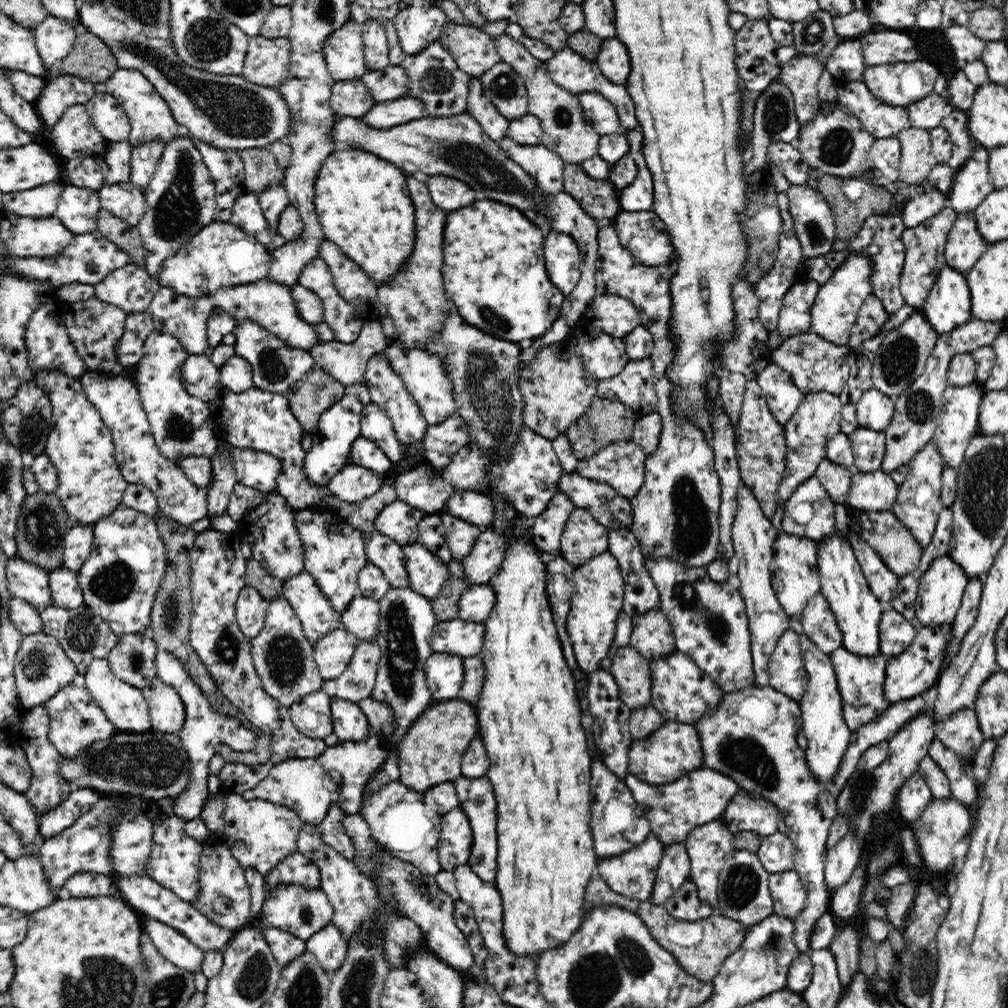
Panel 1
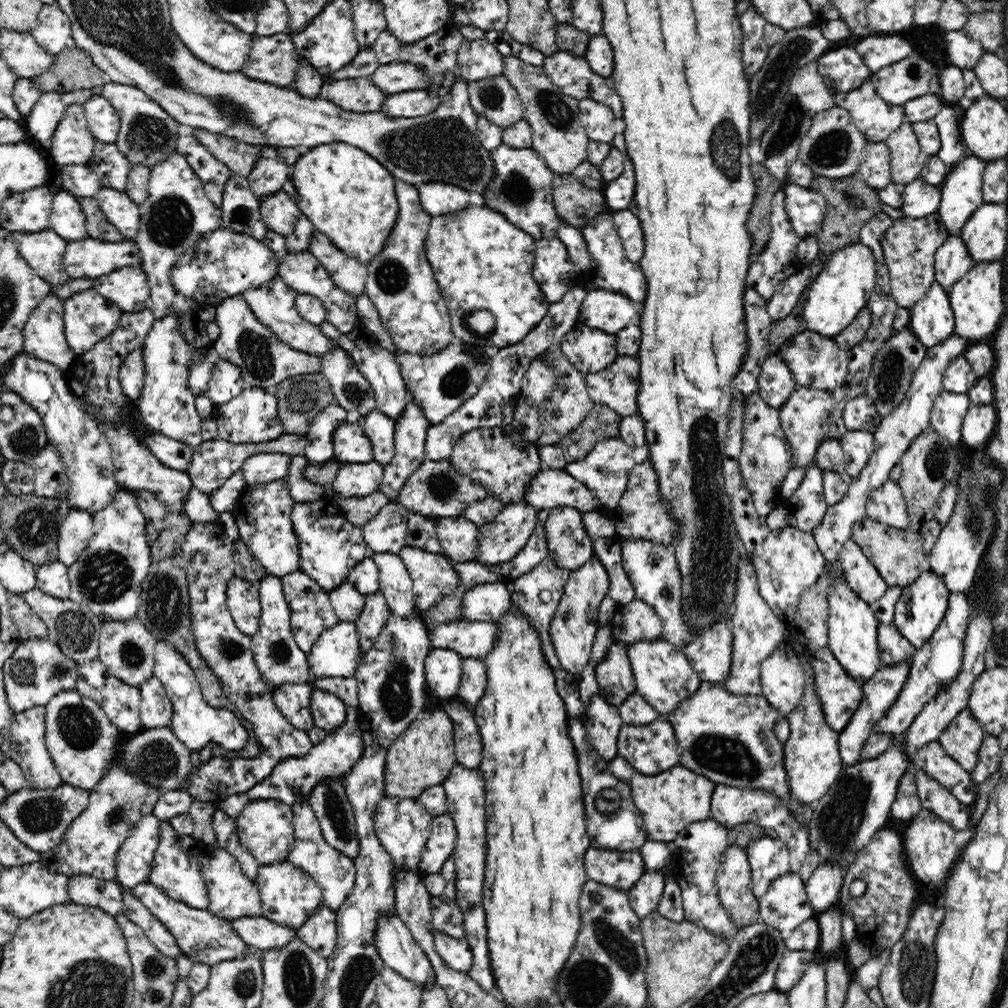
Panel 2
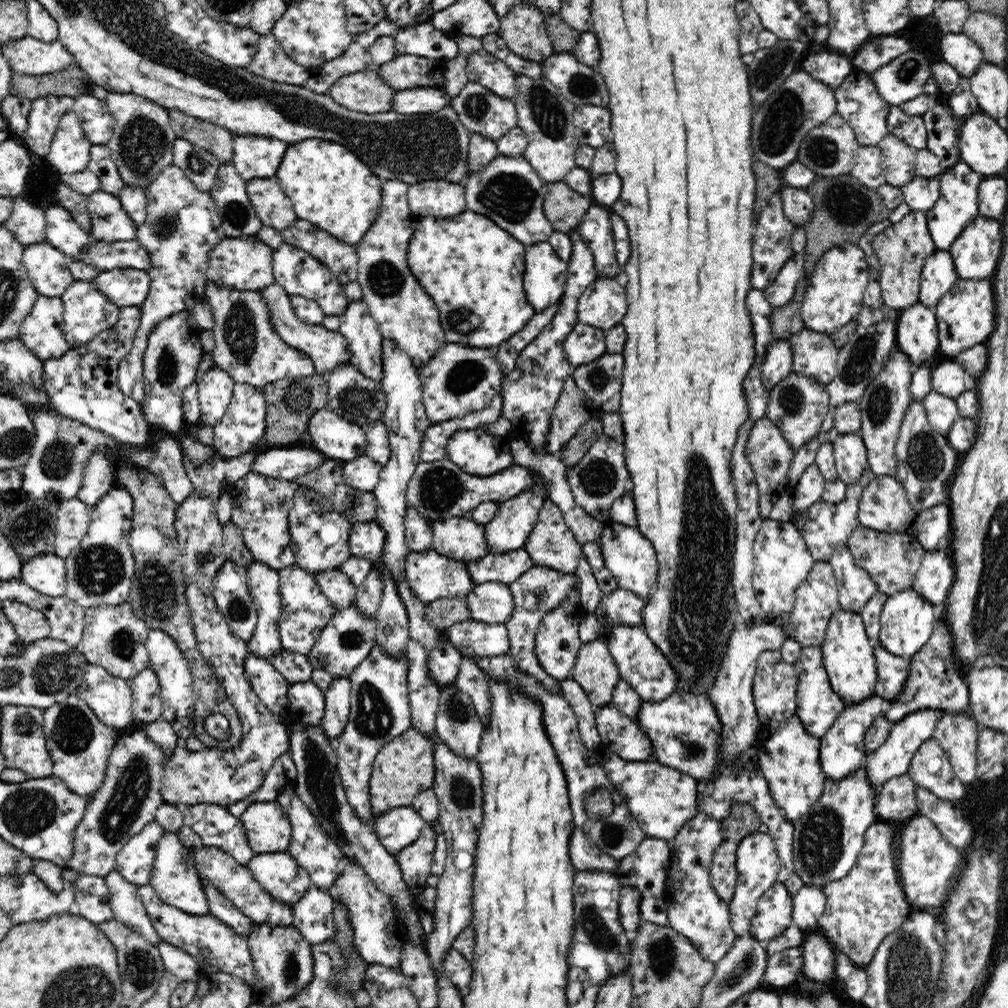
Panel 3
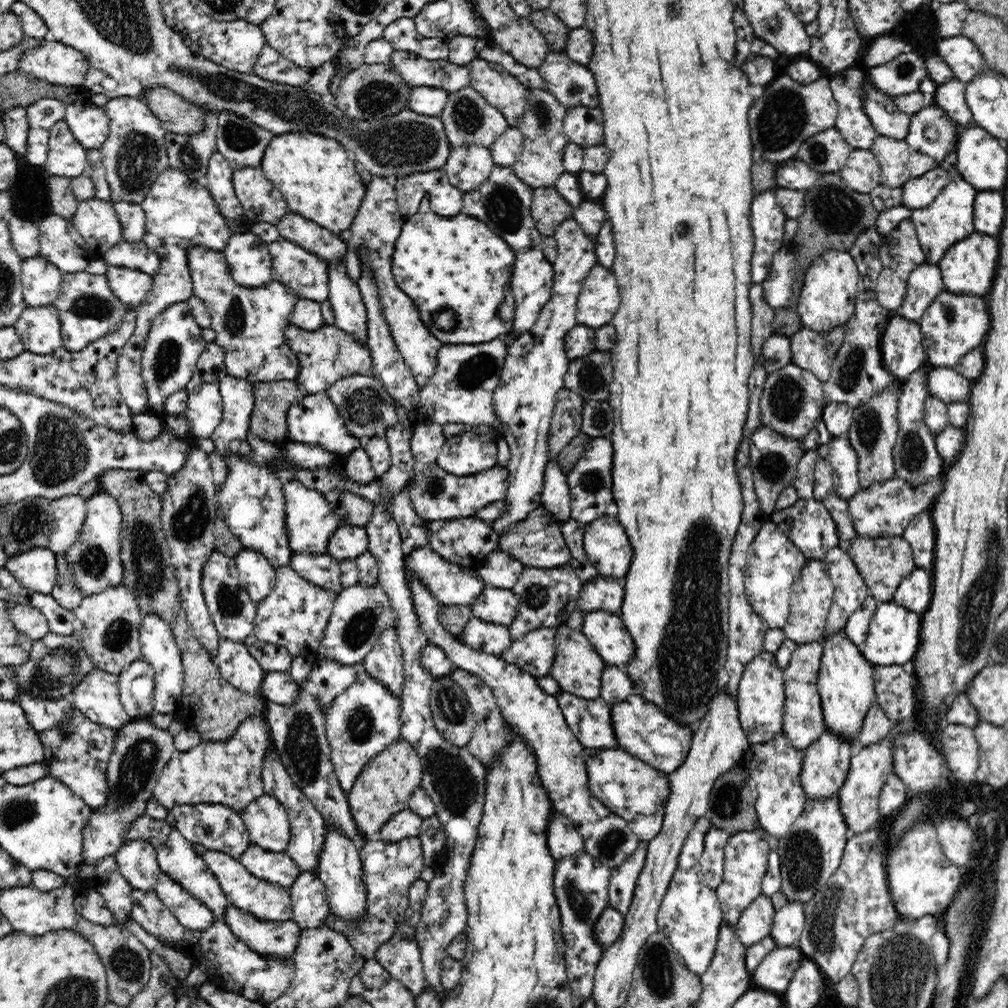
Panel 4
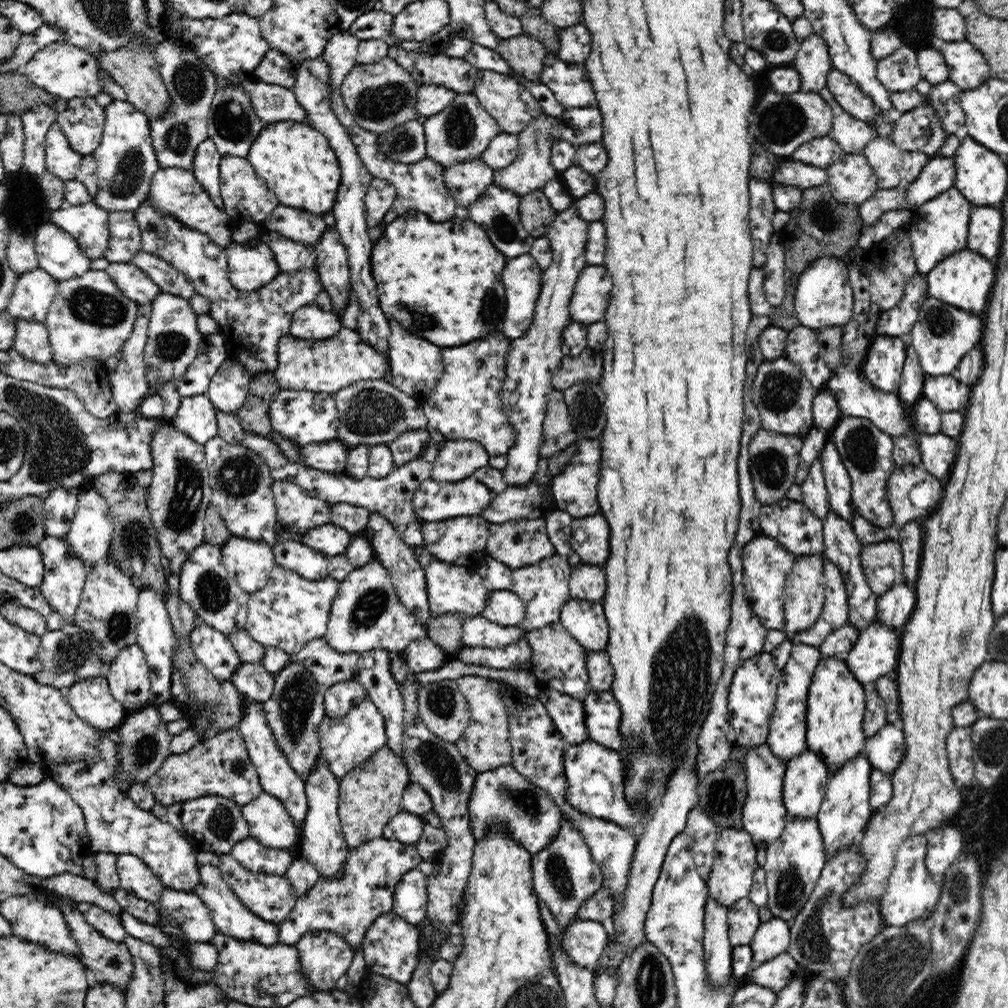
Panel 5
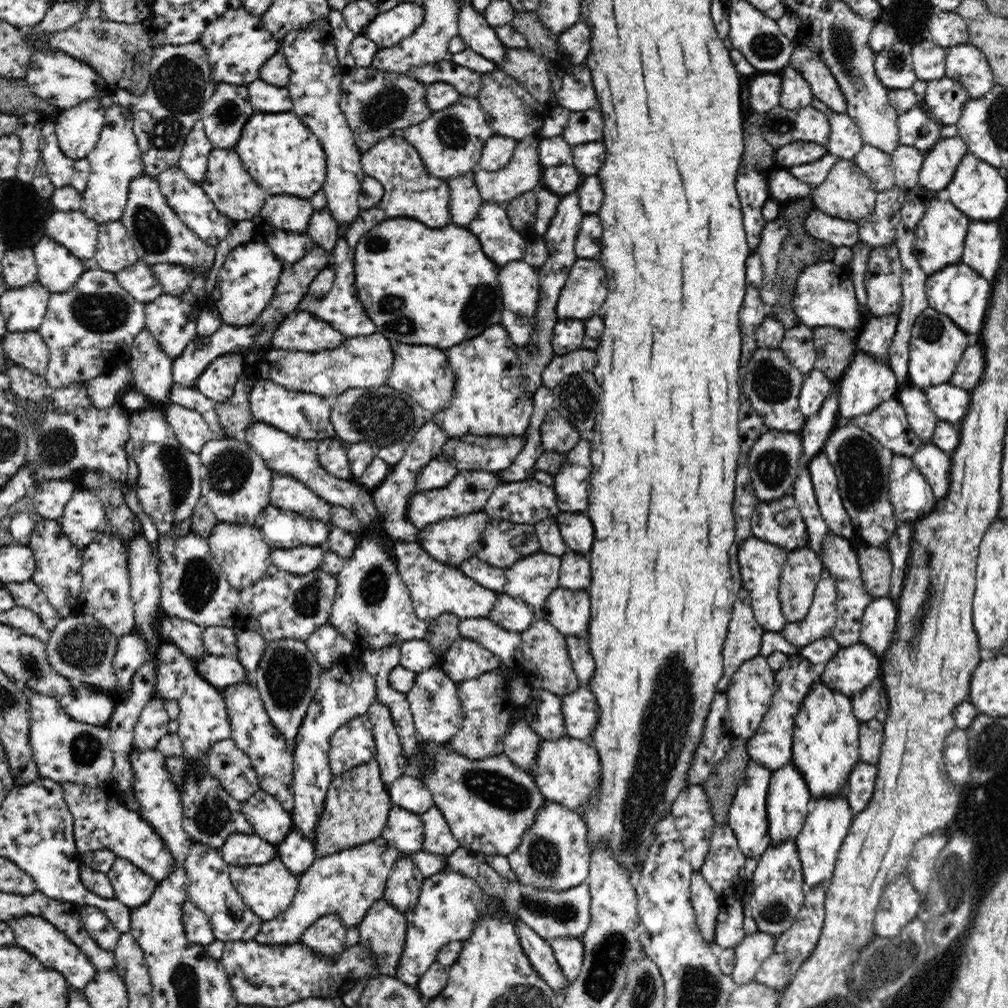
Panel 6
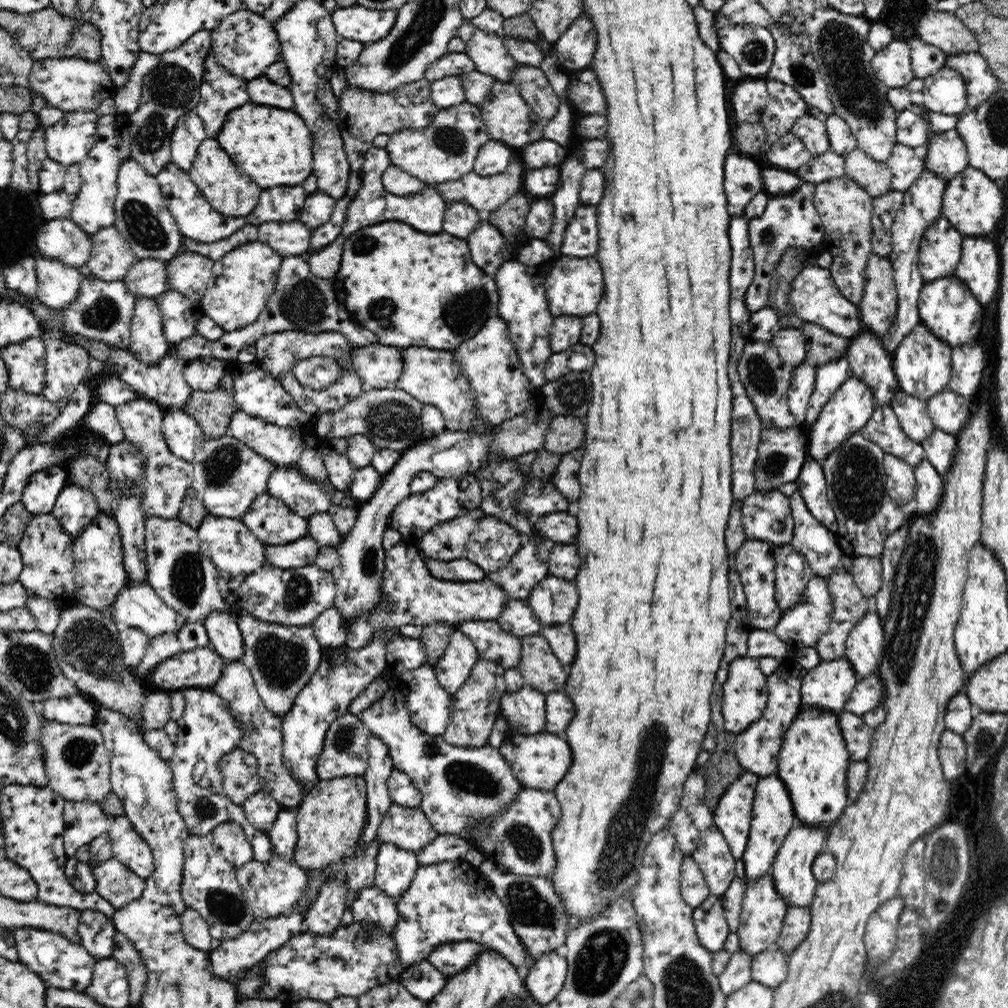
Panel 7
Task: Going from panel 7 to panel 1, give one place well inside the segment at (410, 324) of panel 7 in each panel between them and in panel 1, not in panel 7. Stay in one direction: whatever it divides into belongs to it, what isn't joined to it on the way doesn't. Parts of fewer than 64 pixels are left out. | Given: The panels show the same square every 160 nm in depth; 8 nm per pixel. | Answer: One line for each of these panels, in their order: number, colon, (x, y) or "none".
1: (493, 272)
2: (480, 260)
3: (464, 262)
4: (456, 263)
5: (440, 281)
6: (419, 286)

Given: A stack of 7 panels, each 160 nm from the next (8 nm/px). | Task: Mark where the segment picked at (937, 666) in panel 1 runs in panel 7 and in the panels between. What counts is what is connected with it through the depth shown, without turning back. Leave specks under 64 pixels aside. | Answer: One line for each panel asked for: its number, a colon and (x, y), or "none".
2: (879, 694)
3: (842, 751)
4: (825, 763)
5: (804, 782)
6: (787, 799)
7: (773, 815)

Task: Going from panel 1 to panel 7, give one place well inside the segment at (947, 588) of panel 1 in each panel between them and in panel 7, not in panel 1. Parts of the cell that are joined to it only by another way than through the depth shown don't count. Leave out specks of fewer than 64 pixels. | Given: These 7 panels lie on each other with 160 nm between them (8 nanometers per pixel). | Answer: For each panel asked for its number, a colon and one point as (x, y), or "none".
2: (919, 610)
3: (907, 622)
4: (892, 638)
5: (874, 654)
6: (852, 669)
7: (827, 687)

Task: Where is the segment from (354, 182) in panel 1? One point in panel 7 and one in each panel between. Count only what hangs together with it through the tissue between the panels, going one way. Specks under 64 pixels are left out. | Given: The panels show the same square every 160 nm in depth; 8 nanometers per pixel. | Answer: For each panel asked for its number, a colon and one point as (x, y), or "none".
2: (347, 195)
3: (328, 186)
4: (317, 178)
5: (295, 161)
6: (281, 153)
7: (274, 146)

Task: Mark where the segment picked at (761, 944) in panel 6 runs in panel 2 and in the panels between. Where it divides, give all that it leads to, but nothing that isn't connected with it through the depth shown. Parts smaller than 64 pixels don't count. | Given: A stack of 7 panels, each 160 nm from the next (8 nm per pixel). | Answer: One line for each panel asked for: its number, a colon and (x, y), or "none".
2: (822, 887)
3: (808, 903)
4: (787, 923)
5: (772, 937)

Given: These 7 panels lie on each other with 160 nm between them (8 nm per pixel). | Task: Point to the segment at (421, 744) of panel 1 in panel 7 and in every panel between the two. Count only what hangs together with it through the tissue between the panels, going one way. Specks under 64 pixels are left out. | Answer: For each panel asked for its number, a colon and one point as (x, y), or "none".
2: (422, 756)
3: (403, 768)
4: (383, 787)
5: (370, 795)
6: (356, 806)
7: (328, 820)

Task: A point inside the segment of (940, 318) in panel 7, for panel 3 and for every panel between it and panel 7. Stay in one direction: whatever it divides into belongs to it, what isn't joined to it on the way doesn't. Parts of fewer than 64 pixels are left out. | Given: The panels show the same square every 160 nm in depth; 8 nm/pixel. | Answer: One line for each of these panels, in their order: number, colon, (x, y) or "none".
3: (975, 253)
4: (968, 268)
5: (964, 280)
6: (959, 292)

